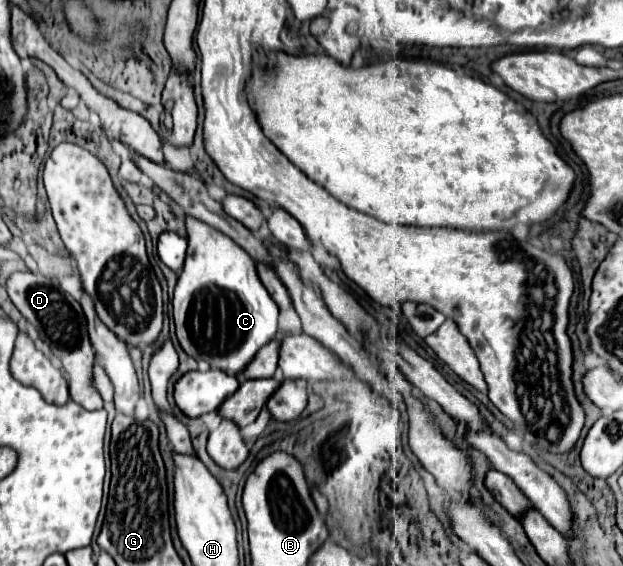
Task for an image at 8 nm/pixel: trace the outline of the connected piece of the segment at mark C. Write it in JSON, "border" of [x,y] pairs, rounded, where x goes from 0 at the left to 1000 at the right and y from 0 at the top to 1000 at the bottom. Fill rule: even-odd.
{"border":[[[300,385],[300,410],[300,456],[278,519],[278,562],[284,601],[307,633],[329,636],[339,650],[352,650],[371,664],[380,664],[396,650],[413,618],[441,597],[448,544],[429,519],[425,505],[416,498],[406,456],[377,428],[371,428],[371,420],[352,413],[352,406],[339,406],[339,399],[332,399],[329,392],[313,392],[313,385]]]}

